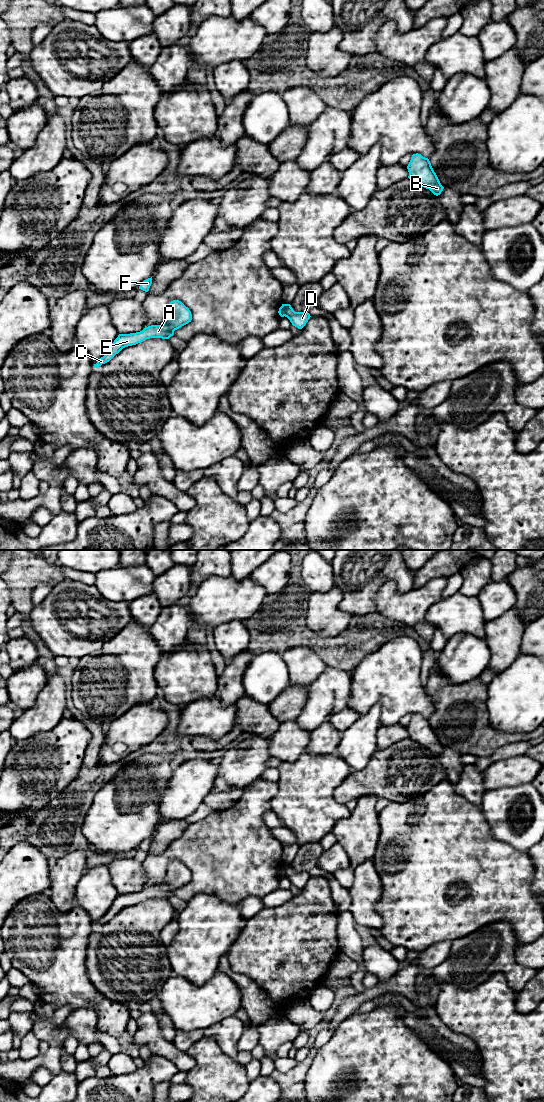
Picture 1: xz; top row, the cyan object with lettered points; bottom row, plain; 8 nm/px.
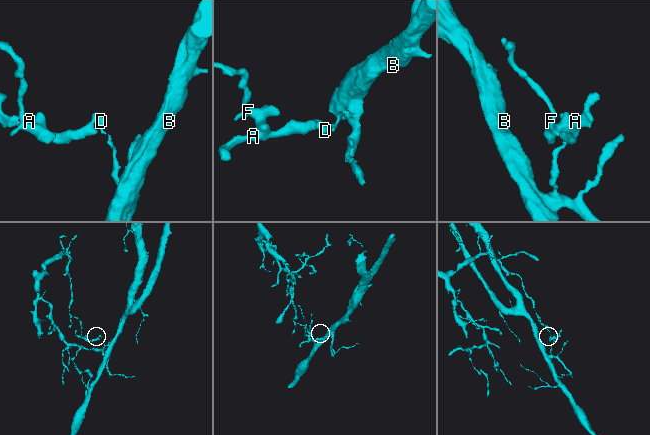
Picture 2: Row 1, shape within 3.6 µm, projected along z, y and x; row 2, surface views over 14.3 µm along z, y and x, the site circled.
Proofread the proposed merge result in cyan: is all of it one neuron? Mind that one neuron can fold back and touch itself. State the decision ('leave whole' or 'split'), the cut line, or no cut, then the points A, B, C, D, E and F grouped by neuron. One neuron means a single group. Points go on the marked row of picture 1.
split | xz (284, 304), (285, 315) | A C E F / B D

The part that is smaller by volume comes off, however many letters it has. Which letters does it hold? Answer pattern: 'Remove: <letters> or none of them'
Remove: A, C, E, F

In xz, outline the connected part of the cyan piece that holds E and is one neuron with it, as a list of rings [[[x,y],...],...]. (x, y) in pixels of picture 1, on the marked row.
[[[173,300],[167,306],[165,320],[161,325],[151,325],[136,333],[119,334],[106,354],[94,364],[94,367],[98,368],[102,364],[109,362],[123,348],[136,345],[146,339],[169,339],[174,335],[175,330],[188,324],[191,320],[192,314],[189,308],[181,301]]]

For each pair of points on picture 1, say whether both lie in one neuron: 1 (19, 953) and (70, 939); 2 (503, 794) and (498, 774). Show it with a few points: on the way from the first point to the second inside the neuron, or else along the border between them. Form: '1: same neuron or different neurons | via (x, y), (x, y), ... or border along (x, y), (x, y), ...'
1: same neuron | via (32, 944), (54, 944), (57, 941)
2: different neurons | border along (524, 782), (518, 785), (501, 786), (485, 791)

